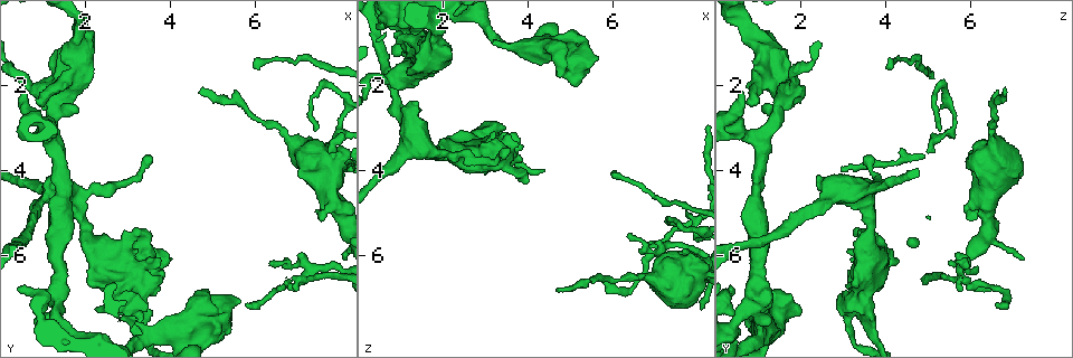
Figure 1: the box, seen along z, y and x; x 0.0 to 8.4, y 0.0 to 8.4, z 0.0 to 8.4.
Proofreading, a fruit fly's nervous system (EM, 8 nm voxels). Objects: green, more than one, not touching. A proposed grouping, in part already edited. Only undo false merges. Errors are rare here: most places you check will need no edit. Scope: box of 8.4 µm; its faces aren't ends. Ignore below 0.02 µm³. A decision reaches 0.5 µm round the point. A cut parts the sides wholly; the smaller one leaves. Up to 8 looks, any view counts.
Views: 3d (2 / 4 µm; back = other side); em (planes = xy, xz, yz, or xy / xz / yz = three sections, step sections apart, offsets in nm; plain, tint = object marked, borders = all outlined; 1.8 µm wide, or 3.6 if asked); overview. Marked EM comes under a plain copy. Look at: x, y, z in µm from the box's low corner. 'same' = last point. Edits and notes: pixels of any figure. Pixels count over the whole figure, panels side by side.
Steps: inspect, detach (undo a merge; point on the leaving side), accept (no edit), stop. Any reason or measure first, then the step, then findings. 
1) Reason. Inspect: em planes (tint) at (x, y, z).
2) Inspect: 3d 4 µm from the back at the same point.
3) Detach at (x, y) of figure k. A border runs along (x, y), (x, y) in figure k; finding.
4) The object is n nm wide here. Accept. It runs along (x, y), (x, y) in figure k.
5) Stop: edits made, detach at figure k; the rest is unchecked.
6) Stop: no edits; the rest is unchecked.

Sharp bend. Inspect: 3d 2 µm at (1.25, 2.30, 1.70).

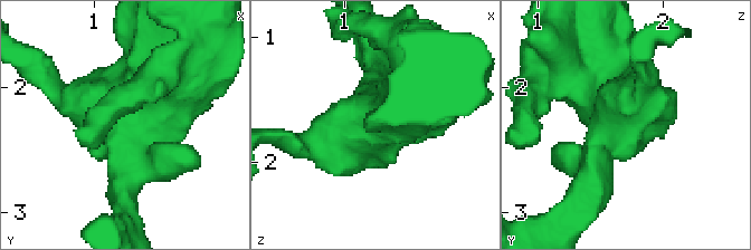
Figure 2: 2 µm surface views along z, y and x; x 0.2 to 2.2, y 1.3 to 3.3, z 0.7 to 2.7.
Shape alone is not enough. Inspect: em yz step 16 (tint) at (1.22, 2.24, 1.66).

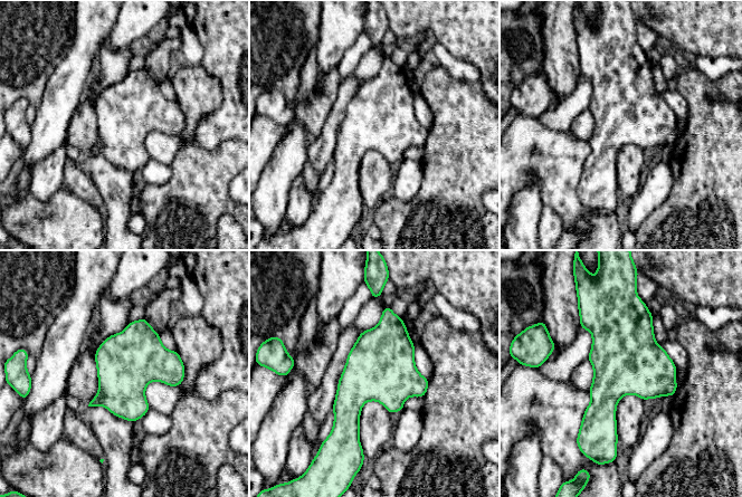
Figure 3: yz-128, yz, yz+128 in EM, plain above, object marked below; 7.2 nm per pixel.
Accept. One cell here.

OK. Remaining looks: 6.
Sudden change in width. Inspect: 3d 4 µm at (6.85, 3.35, 6.45).

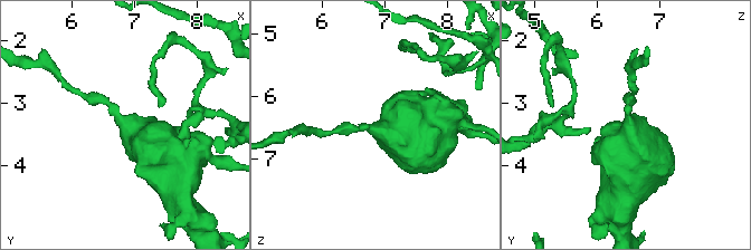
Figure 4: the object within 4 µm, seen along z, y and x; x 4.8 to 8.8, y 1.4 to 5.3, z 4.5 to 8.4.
Inspect: em xz step 16 (tint) at (6.85, 3.30, 6.50).

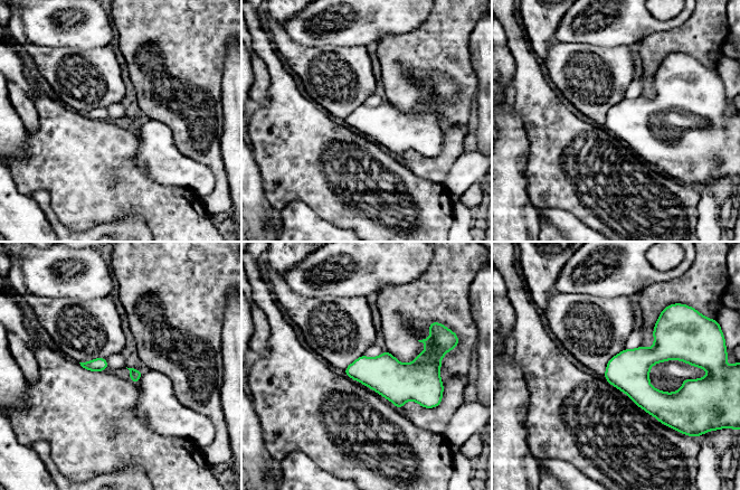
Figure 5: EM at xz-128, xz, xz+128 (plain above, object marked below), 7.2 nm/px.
Inspect: em planes (tint) at the same point.

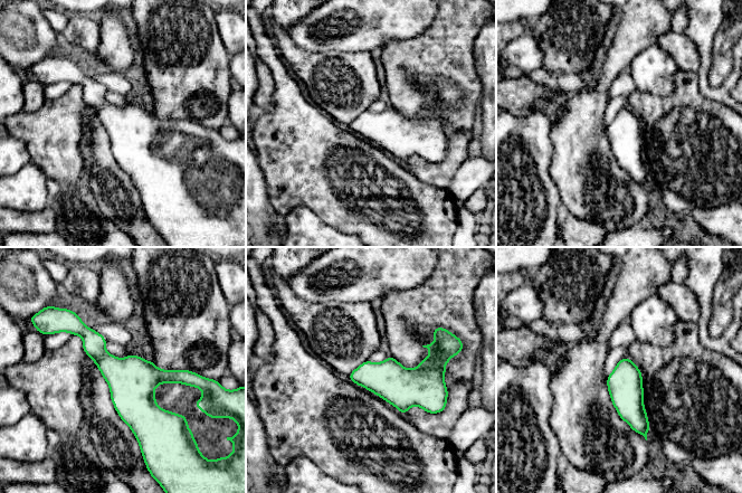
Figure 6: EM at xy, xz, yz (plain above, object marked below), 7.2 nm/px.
Accept. It runs along (70, 329), (123, 376), (188, 378) in figure 6; all the same cell.

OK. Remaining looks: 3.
Sharp bend. Inspect: 3d 4 µm at (7.30, 6.45, 5.80).

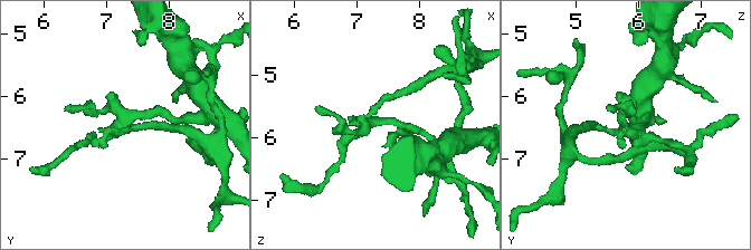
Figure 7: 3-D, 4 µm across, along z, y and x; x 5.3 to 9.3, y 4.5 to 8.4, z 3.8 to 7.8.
Need the tissue. Inspect: em xy step 16 (tint) at (7.25, 6.45, 5.75).

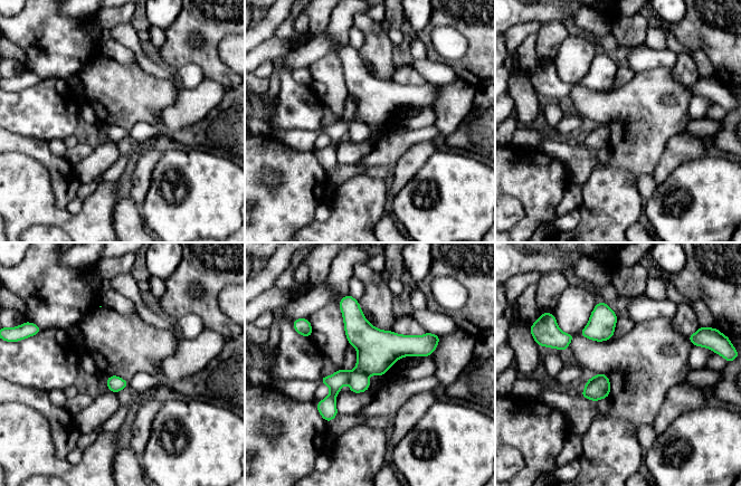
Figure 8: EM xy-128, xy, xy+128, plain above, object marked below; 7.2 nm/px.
Cut it another way. Inspect: em planes (borders) at the same point.

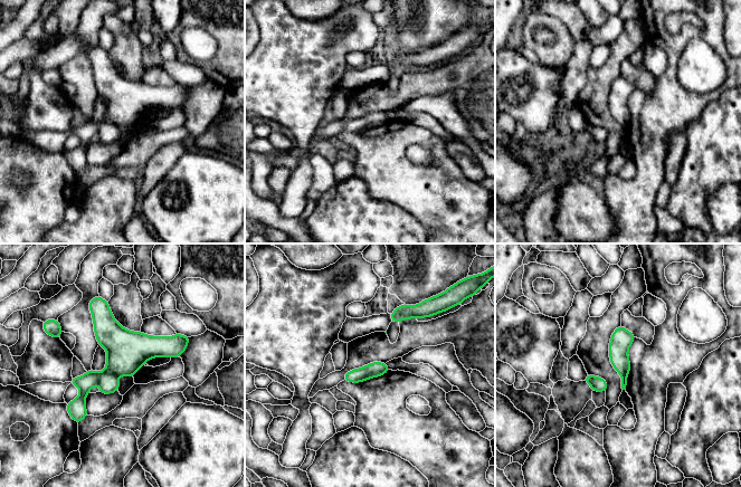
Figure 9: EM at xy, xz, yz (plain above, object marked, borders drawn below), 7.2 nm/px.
Detach at (108, 383) of figure 9. A border runs along (113, 373), (101, 372), (96, 383) in figure 9; a second cell is stuck on.

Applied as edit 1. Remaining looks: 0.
Stop: edits made, detach at figure 9; the rest is unchecked.

